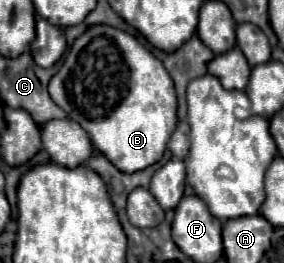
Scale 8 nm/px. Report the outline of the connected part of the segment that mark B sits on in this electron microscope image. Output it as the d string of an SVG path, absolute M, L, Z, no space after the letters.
M105 24L89 26L85 34L75 38L61 68L49 82L49 96L69 114L71 120L79 122L79 126L87 130L93 146L103 152L117 170L127 174L161 160L167 140L177 124L177 96L163 62L155 58L133 34Z

